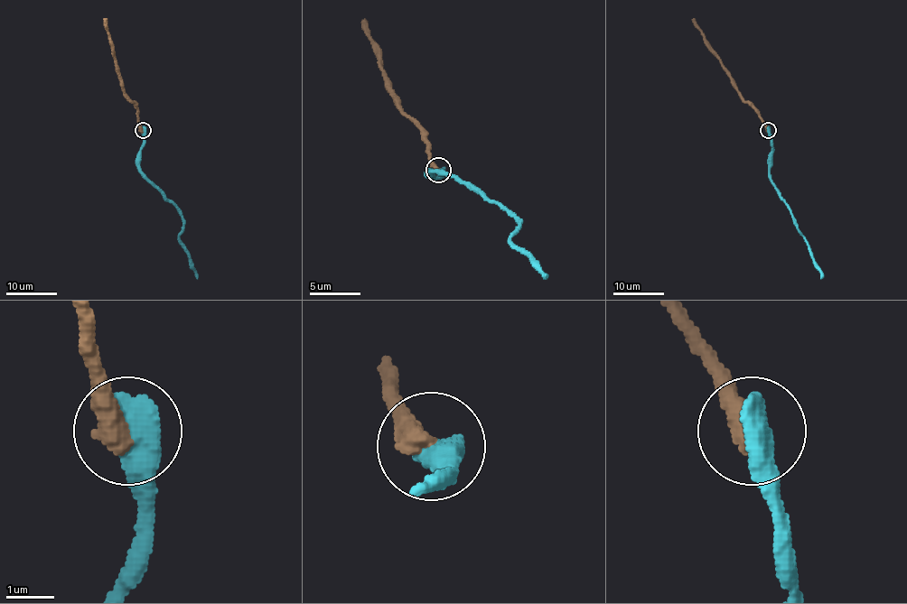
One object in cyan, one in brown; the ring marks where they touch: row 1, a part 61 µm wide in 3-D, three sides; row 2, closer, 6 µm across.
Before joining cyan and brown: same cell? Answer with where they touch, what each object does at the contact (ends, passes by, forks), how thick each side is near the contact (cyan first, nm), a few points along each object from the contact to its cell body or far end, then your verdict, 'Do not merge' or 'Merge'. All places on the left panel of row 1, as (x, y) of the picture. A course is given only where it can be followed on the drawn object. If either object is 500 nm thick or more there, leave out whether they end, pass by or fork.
Place: (143, 130). Thickness 750 nm (cyan) against 480 nm. Course of cyan: (143, 130), (144, 145), (140, 151), (139, 170), (176, 207), (182, 216), (182, 231), (179, 237), (197, 279). Course of brown: (142, 130), (136, 106), (121, 84), (106, 19). Merge

